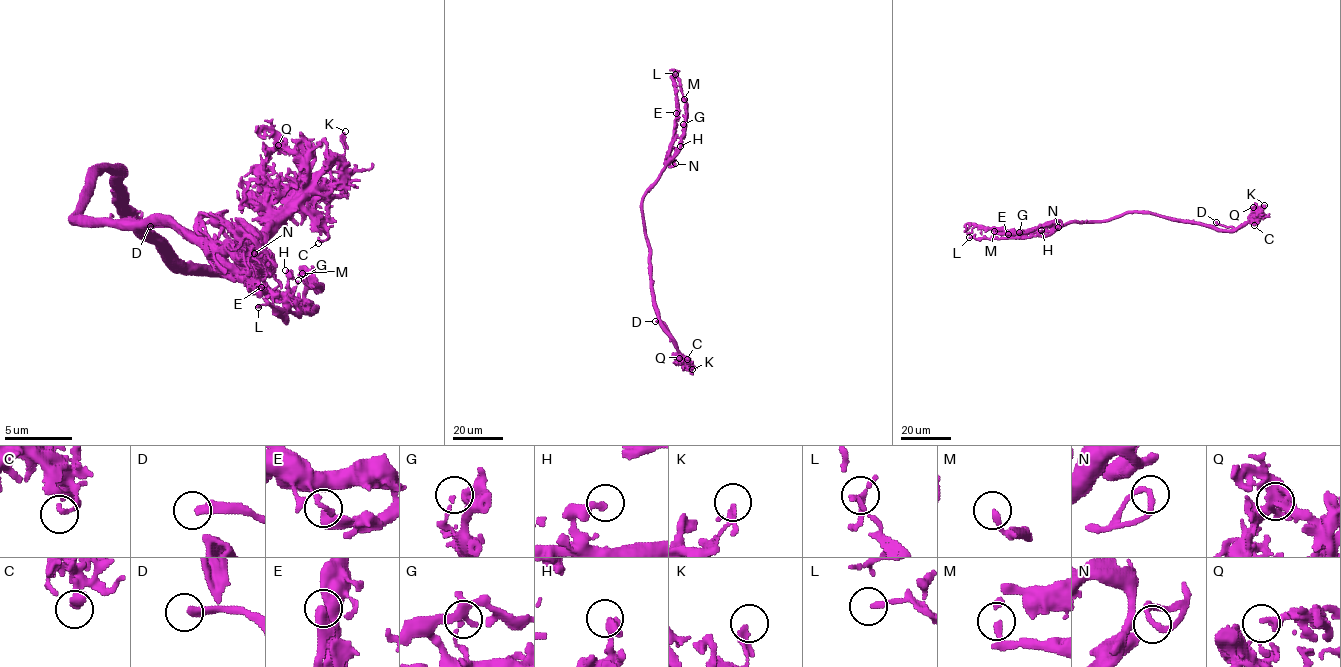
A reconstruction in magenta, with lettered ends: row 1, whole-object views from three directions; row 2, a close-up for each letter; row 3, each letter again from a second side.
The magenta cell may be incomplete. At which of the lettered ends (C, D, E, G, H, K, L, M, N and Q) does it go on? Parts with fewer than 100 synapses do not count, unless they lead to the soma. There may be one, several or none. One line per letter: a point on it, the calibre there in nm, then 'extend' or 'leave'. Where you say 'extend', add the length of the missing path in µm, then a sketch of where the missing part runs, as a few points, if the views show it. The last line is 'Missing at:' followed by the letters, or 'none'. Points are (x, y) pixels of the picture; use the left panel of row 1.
C: at (318, 243); 240 nm thick; leave
D: at (150, 226); 320 nm thick; extend; about 35 µm are missing
E: at (261, 287); 320 nm thick; leave
G: at (298, 280); 130 nm thick; leave
H: at (285, 270); 320 nm thick; leave
K: at (345, 131); 190 nm thick; leave
L: at (258, 307); 110 nm thick; leave
M: at (302, 273); 240 nm thick; leave
N: at (254, 253); 200 nm thick; leave
Q: at (278, 145); 190 nm thick; leave
Missing at: D

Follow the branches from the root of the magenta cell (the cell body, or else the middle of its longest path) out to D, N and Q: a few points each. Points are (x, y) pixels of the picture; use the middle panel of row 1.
D: (643, 221), (657, 317), (672, 338), (667, 327), (661, 321), (655, 321)
N: (643, 221), (643, 195), (662, 168), (674, 161), (669, 161), (670, 167), (675, 163)
Q: (643, 221), (657, 317), (677, 351), (684, 357), (679, 358)

